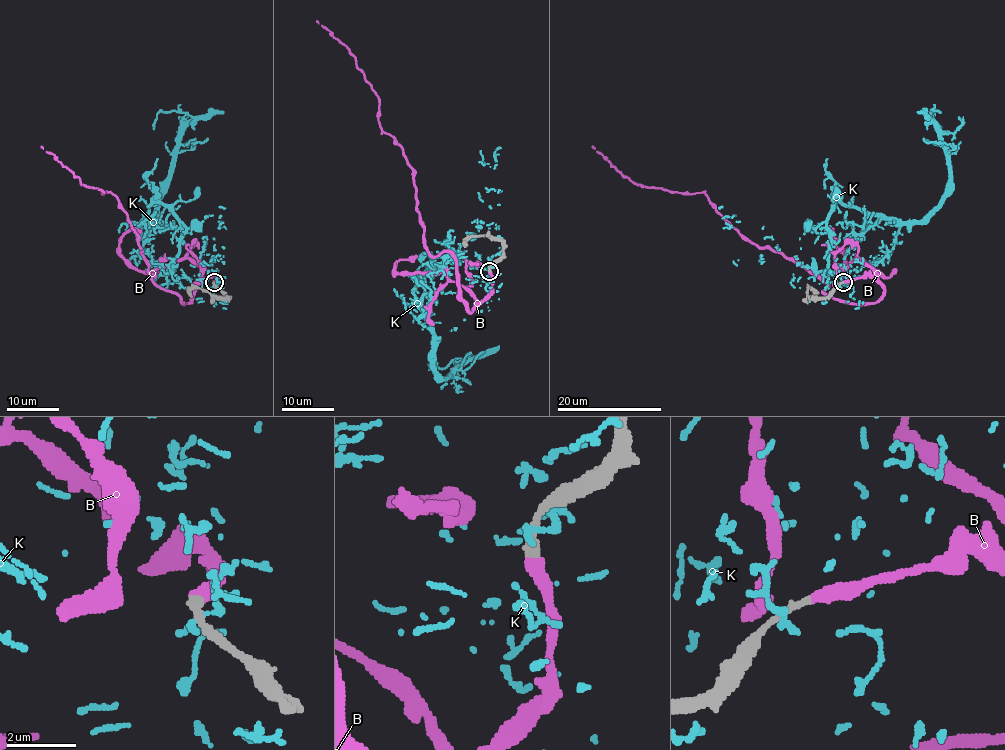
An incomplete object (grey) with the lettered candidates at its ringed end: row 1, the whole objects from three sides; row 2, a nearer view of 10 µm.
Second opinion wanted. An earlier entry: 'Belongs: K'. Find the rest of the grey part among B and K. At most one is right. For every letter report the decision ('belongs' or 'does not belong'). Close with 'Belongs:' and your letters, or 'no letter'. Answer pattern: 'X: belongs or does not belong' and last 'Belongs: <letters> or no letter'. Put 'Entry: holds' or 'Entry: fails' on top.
Entry: fails
B: belongs
K: does not belong
Belongs: B

